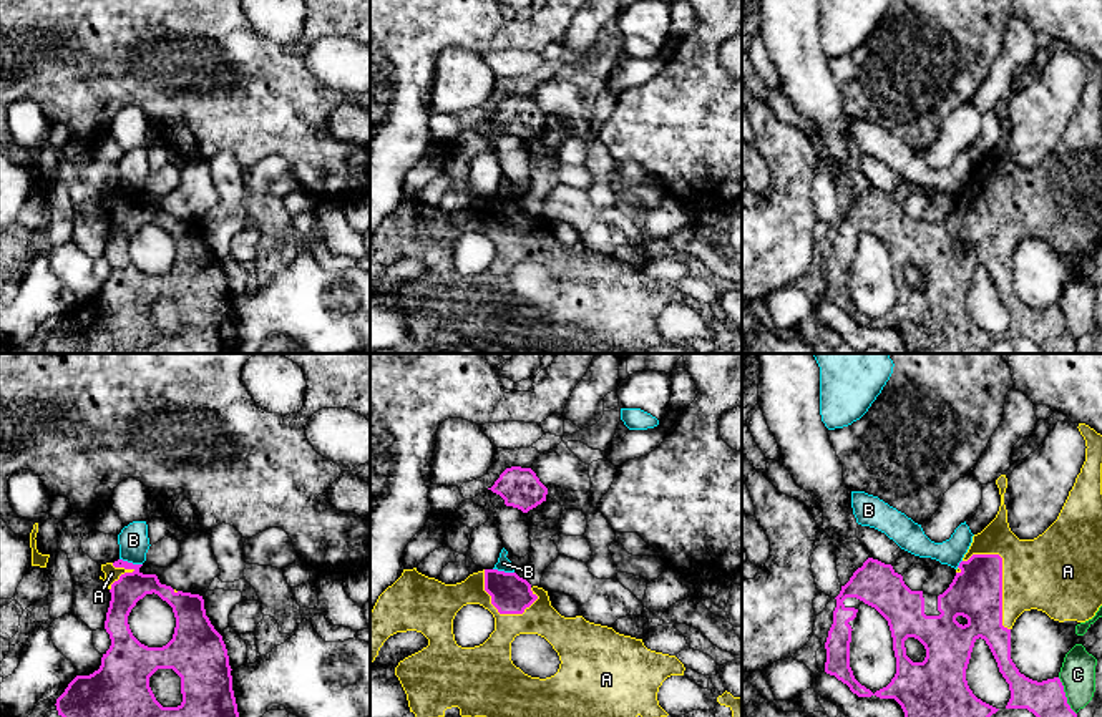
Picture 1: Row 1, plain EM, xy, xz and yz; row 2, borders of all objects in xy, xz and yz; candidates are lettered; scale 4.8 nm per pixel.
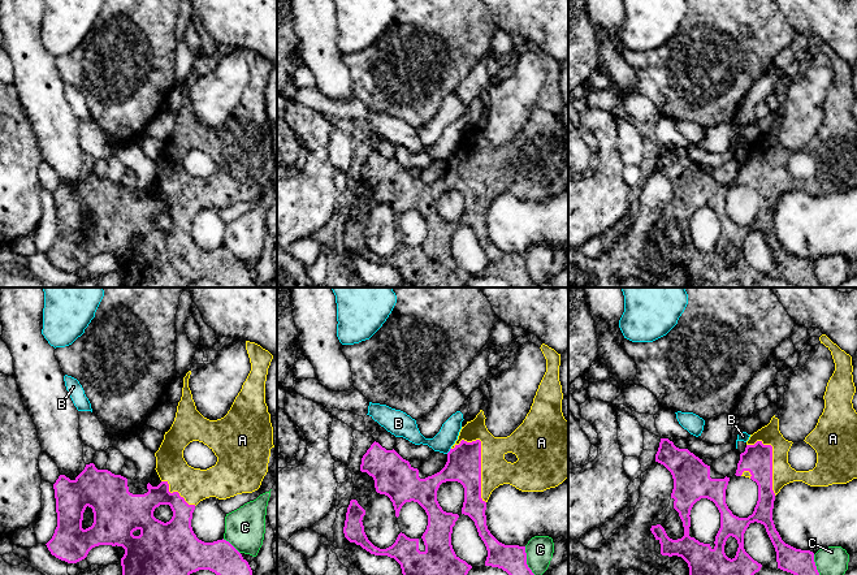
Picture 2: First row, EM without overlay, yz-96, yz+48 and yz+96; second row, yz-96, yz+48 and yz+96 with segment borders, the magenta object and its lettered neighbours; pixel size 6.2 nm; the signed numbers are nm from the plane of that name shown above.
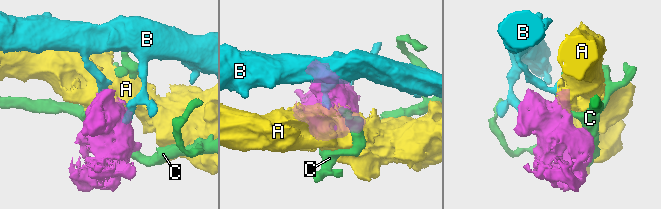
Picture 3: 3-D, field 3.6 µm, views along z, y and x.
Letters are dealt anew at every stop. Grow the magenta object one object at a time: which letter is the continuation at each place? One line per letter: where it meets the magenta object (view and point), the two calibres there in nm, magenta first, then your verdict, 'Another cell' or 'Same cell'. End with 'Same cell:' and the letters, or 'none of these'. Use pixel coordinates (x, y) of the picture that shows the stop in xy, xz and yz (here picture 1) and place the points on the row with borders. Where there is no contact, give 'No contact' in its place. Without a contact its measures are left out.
A: Touches magenta at yz (1001, 581). Thickness 260 nm (magenta) against 380 nm. Same cell
B: Touches magenta at xy (131, 563). Thickness 150 nm (magenta) against 150 nm. Another cell
C: Touches magenta at yz (1064, 696). Thickness 180 nm (magenta) against 180 nm. Another cell
Same cell: A

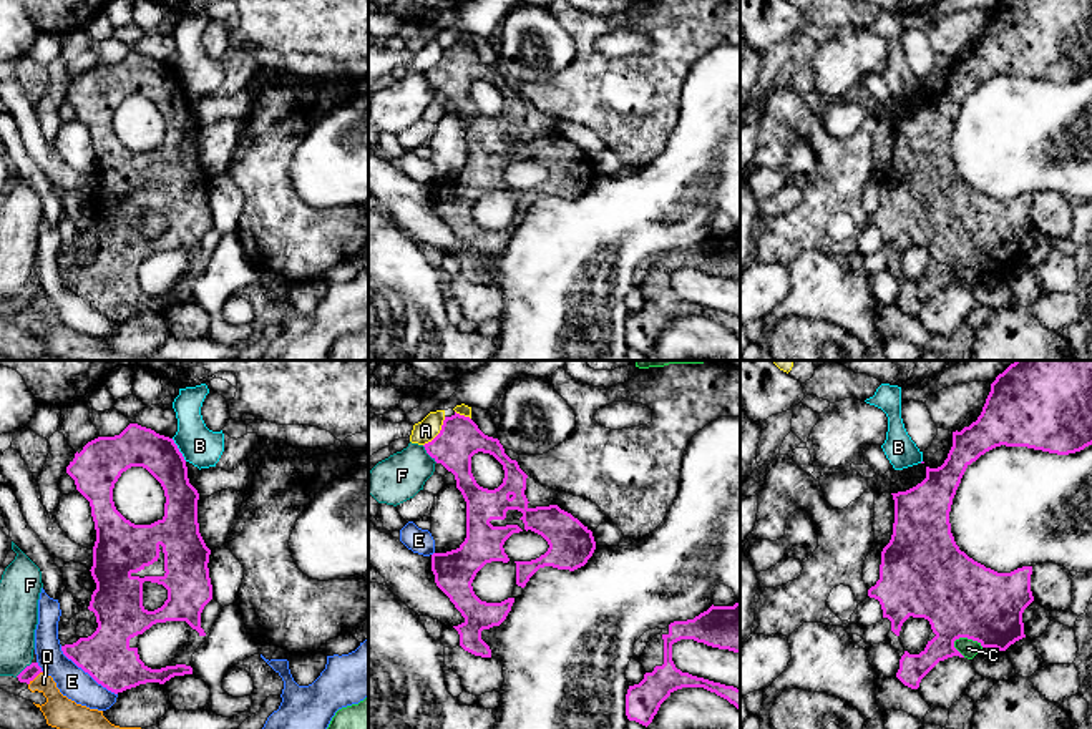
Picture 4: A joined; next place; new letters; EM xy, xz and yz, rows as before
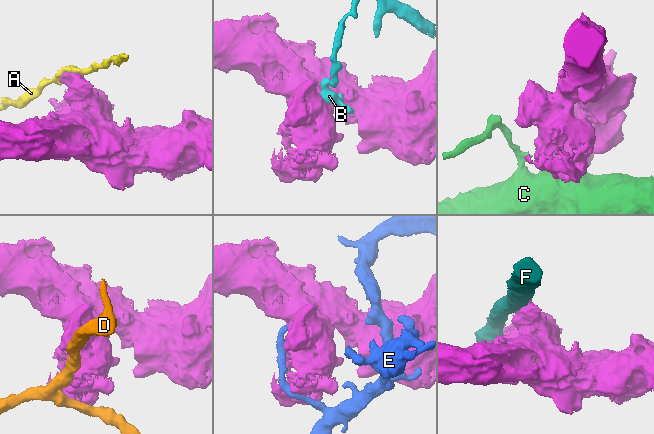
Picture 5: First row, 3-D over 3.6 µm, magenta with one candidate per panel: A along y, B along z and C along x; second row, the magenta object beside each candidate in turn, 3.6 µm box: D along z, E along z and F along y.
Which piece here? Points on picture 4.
A: Touches magenta at xz (440, 432). Thickness 200 nm (magenta) against 110 nm. Another cell
B: Touches magenta at xy (178, 450). Thickness 200 nm (magenta) against 190 nm. Another cell
C: Touches magenta at yz (968, 638). Thickness 380 nm (magenta) against 90 nm. Another cell
D: Touches magenta at xy (35, 676). Thickness 70 nm (magenta) against 160 nm. Another cell
E: Touches magenta at xy (87, 671). Thickness 240 nm (magenta) against 150 nm. Another cell
F: Touches magenta at xz (428, 454). Thickness 200 nm (magenta) against 220 nm. Another cell
Same cell: none of these

